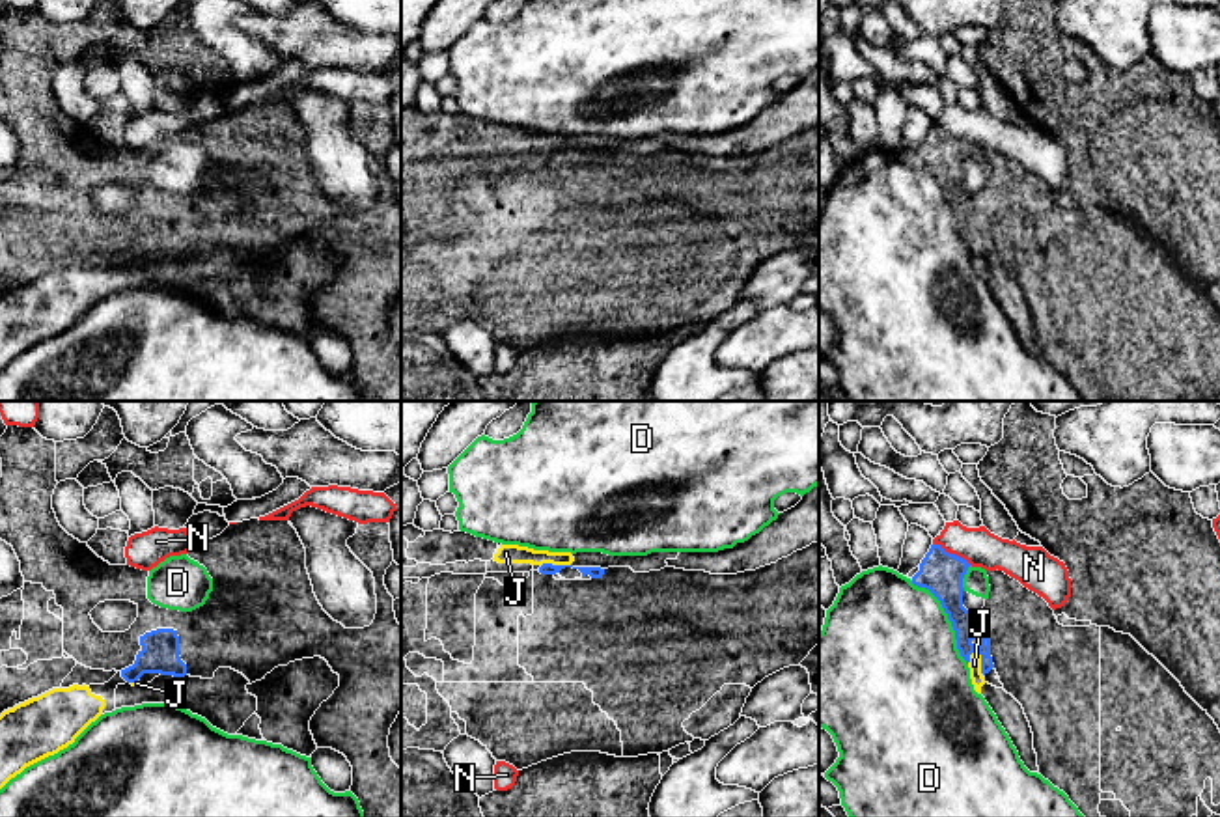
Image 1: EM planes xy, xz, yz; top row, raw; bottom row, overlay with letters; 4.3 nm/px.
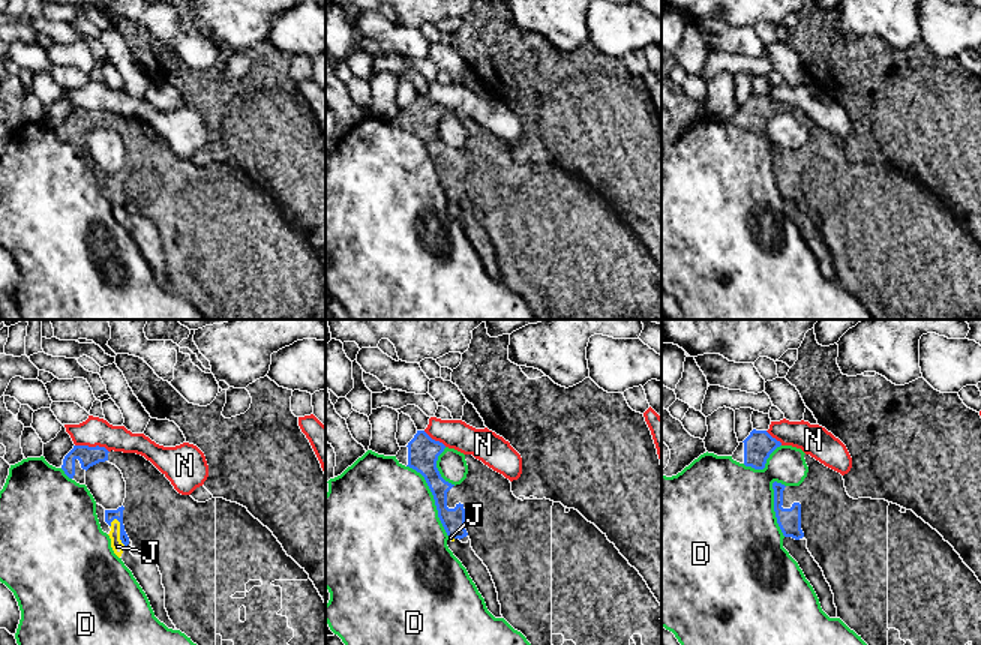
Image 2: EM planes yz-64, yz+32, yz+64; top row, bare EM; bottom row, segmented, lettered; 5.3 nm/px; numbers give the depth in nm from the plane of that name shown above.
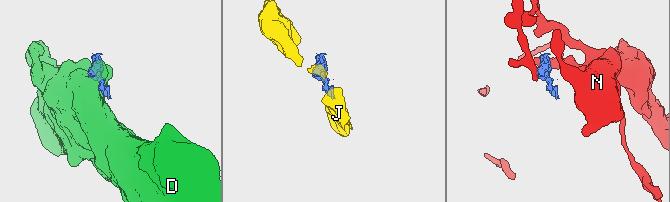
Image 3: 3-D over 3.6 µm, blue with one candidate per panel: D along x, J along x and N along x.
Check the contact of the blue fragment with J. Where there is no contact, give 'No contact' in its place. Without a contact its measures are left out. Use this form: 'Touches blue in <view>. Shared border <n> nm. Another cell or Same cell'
Touches blue in yz. Shared border 120 nm. Another cell

